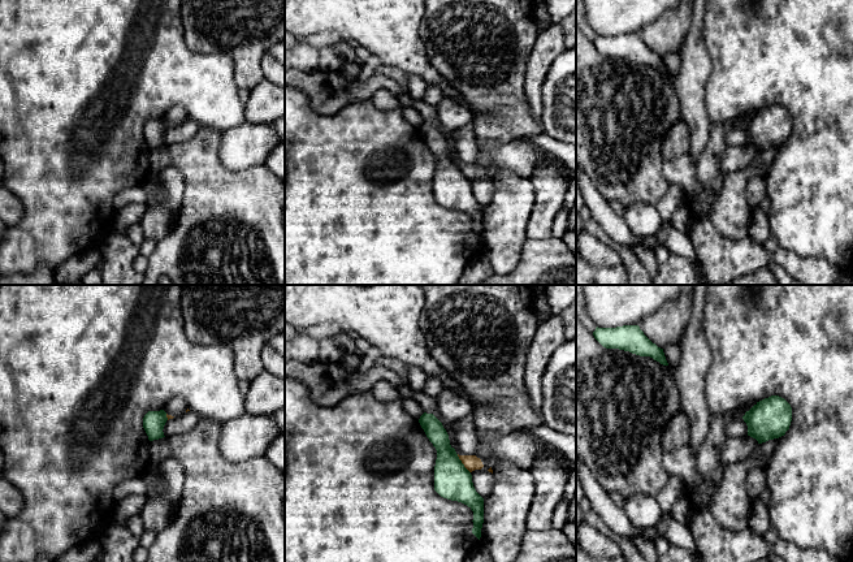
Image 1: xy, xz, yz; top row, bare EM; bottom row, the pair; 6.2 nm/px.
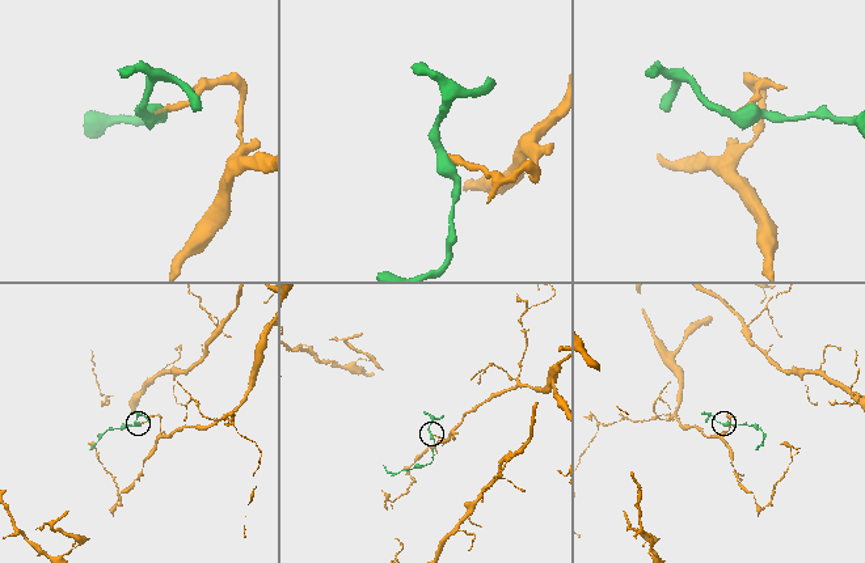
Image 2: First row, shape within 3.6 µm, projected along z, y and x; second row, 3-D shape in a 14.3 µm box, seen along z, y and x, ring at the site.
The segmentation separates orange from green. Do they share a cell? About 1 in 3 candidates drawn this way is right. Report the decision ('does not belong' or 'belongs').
does not belong

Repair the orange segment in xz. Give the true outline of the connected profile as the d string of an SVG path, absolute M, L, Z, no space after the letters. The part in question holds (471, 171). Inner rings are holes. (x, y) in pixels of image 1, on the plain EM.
M458 163L458 165L469 181L475 178L481 178L484 176L481 168L477 167L476 164L459 164Z

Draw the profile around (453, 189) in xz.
M424 121L419 131L437 159L434 174L434 199L443 207L467 213L473 220L472 242L480 248L484 232L484 207L476 200L471 181L450 154L449 143L442 131Z

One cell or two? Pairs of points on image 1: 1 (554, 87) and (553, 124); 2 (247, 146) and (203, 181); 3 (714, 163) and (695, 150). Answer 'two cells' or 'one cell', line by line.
1: one cell
2: two cells
3: two cells

